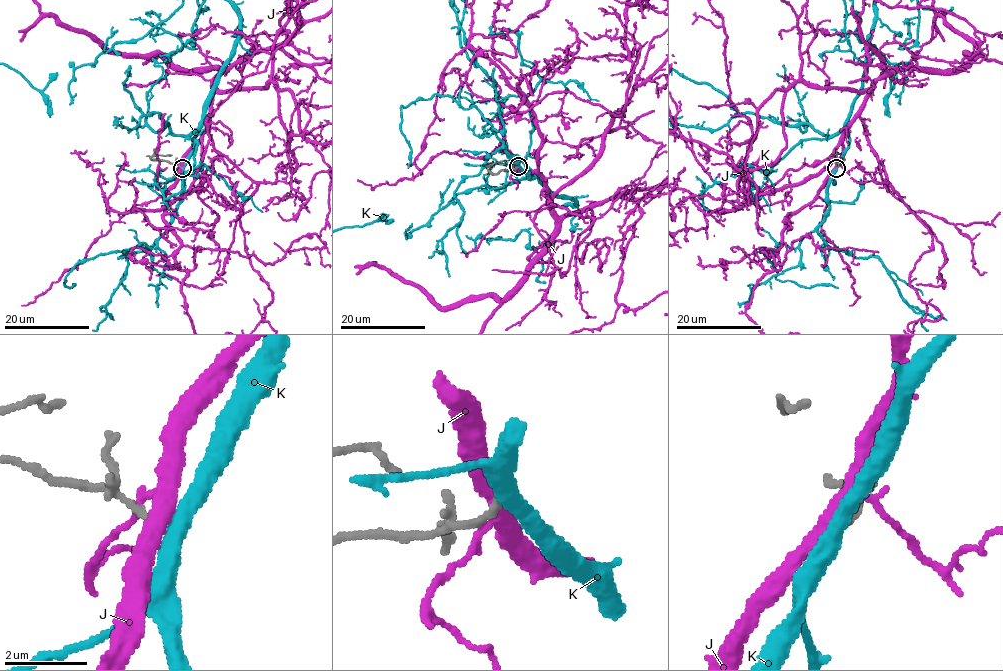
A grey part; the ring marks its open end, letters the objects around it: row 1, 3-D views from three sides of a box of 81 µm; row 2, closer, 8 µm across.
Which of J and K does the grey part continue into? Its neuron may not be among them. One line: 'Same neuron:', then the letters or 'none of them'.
Same neuron: none of them

